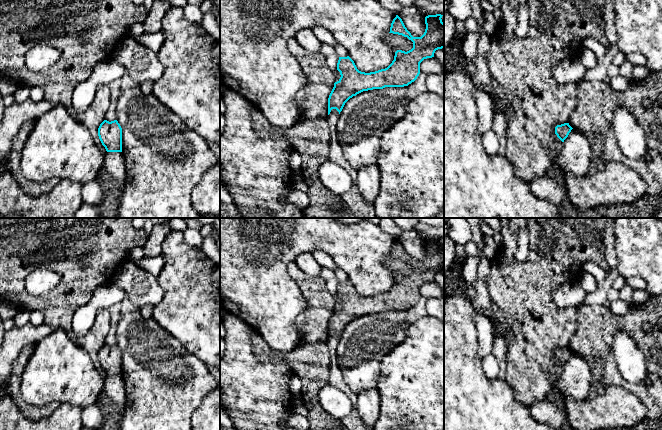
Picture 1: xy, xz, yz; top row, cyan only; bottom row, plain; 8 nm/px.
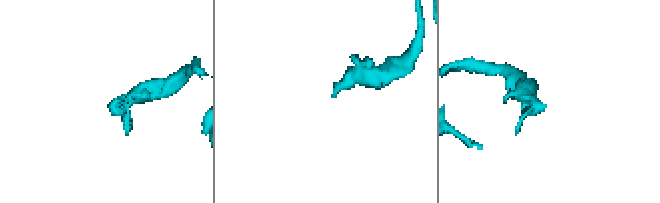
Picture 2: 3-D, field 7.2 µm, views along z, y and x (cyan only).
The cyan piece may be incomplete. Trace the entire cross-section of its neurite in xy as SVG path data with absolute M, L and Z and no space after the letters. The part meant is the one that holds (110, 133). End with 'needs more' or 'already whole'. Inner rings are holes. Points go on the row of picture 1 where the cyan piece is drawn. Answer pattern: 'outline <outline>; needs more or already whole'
outline M104 120L98 128L98 136L107 152L122 152L122 128L117 120Z; already whole

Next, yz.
outline M569 123L557 125L555 127L555 134L562 142L564 142L564 140L568 137L572 129L573 128L569 125Z; already whole

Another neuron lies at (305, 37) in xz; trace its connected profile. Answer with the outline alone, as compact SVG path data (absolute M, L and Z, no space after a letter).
M305 28L299 30L294 38L306 50L309 50L311 52L320 52L322 43L315 36L312 28Z

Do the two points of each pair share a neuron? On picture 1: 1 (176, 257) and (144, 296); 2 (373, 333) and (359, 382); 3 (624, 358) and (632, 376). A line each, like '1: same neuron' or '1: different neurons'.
1: different neurons
2: same neuron
3: same neuron

